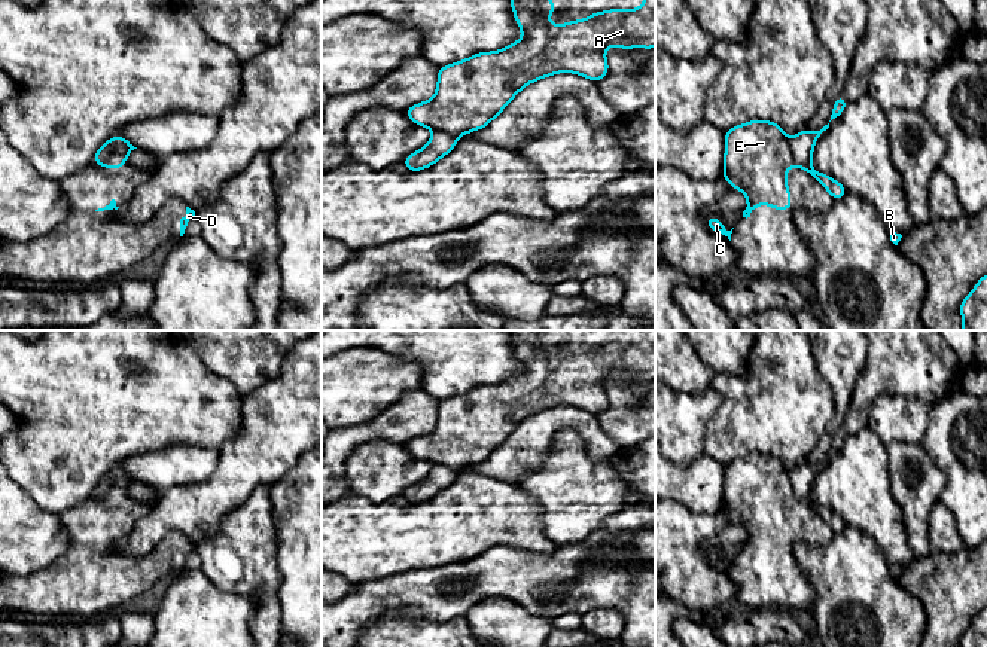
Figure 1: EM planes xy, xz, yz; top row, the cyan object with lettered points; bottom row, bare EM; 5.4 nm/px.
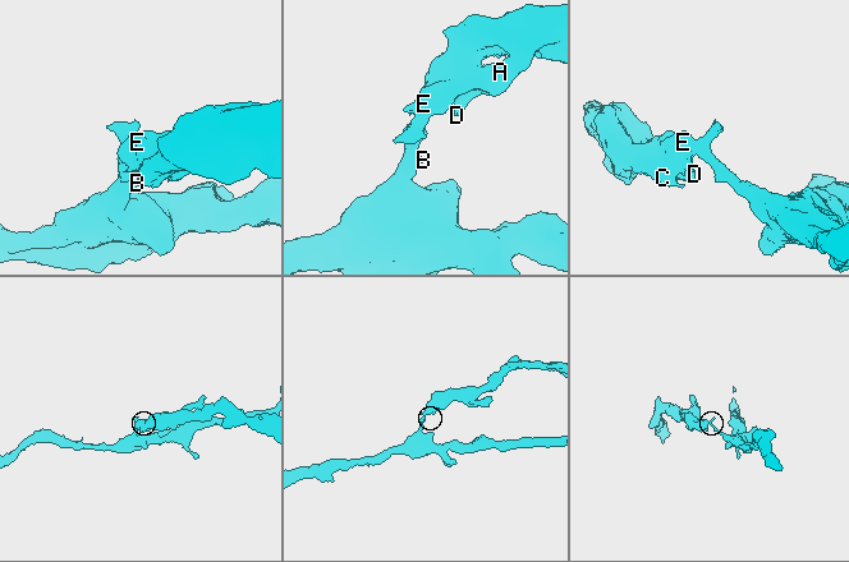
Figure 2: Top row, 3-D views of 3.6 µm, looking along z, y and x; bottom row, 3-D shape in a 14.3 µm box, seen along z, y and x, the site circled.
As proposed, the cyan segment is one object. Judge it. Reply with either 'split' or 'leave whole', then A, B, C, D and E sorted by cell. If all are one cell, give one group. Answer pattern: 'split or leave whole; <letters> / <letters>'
split; A C D E / B

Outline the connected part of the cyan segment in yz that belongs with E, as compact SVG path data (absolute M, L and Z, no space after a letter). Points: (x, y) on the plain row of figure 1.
M750 454L725 467L724 506L731 521L740 522L749 537L743 550L764 534L776 543L792 543L786 501L793 501L790 473L780 458Z

